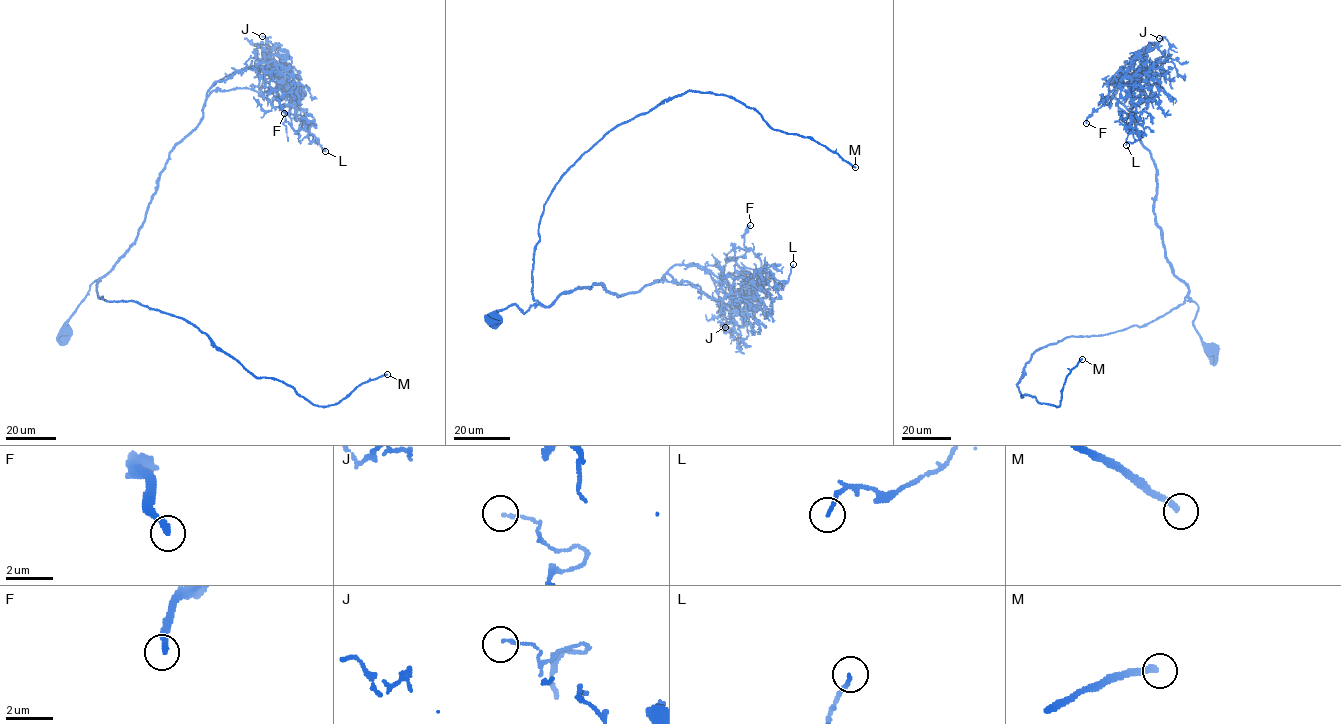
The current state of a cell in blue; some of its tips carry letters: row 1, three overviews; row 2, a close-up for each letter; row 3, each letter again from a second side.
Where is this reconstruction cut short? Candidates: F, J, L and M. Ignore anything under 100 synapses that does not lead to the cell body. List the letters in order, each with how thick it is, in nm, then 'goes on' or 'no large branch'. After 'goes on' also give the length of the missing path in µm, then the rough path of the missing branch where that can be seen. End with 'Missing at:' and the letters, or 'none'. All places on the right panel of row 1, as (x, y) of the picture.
F: 280 nm | no large branch
J: 130 nm | no large branch
L: 150 nm | no large branch
M: 240 nm | goes on | 130 µm | (1082, 359), (1128, 371), (1150, 361), (1156, 352), (1178, 348), (1188, 313), (1199, 306), (1202, 263), (1223, 239)
Missing at: M

